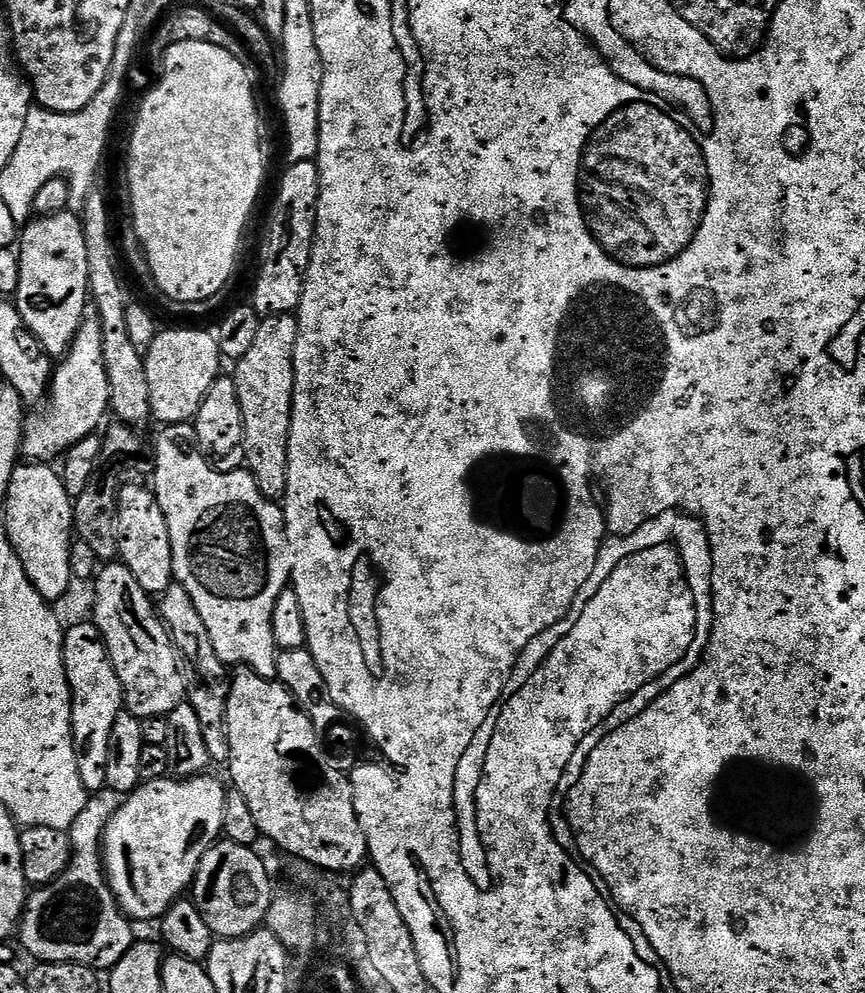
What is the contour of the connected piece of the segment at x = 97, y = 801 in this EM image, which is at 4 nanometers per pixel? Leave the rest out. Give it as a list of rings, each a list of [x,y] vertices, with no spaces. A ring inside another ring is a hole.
[[[111,790],[95,793],[70,829],[72,865],[55,883],[37,887],[29,895],[18,940],[24,943],[33,961],[86,964],[97,970],[110,970],[132,948],[133,925],[120,908],[104,871],[104,831],[121,803],[121,793]]]

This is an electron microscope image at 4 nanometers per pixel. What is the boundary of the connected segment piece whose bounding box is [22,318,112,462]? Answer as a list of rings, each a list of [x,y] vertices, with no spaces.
[[[85,319],[68,351],[55,365],[50,385],[50,404],[51,400],[52,409],[48,416],[42,417],[40,424],[29,419],[24,429],[22,452],[29,461],[52,462],[55,456],[56,459],[63,457],[68,449],[82,442],[82,438],[93,435],[97,431],[96,427],[103,422],[104,415],[109,415],[112,399],[99,319]]]

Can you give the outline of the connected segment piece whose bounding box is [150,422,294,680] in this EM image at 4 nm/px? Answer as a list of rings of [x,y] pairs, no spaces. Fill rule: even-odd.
[[[189,422],[187,424],[170,424],[159,429],[156,436],[156,473],[150,481],[151,487],[156,493],[158,506],[162,506],[162,514],[166,518],[166,526],[170,530],[170,546],[172,547],[172,574],[175,583],[180,584],[190,594],[194,608],[198,610],[198,618],[206,624],[209,631],[210,640],[214,642],[214,653],[227,666],[239,666],[249,668],[257,672],[262,678],[276,680],[276,657],[278,649],[274,642],[274,606],[278,598],[289,587],[292,579],[292,557],[294,555],[287,531],[284,527],[284,510],[277,501],[268,500],[262,490],[258,488],[258,482],[251,472],[247,470],[233,470],[231,472],[221,472],[219,468],[213,466],[208,457],[200,451],[196,443],[196,425]]]

